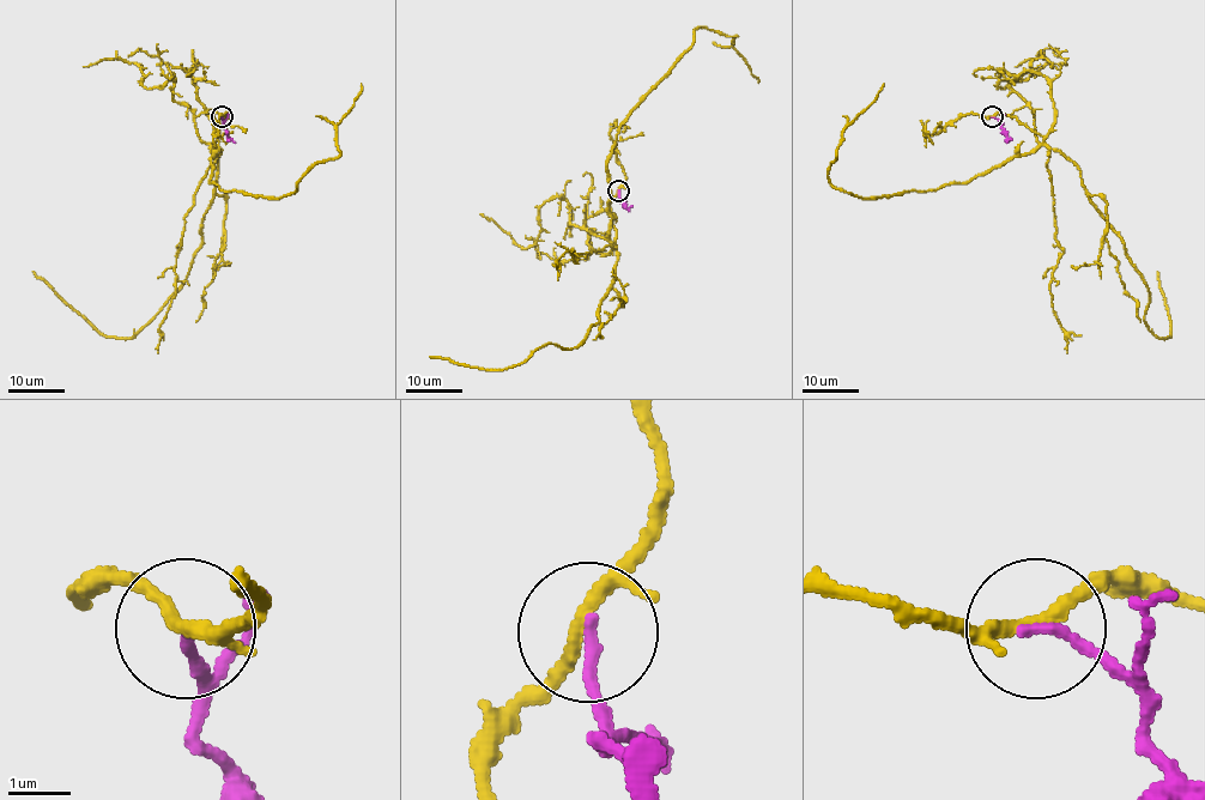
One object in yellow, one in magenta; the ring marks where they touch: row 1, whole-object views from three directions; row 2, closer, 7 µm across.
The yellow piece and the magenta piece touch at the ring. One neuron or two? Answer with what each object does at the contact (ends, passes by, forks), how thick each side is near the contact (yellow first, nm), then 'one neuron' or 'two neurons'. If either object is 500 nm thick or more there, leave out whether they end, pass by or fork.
yellow forks | magenta ends | 170/190 nm | two neurons

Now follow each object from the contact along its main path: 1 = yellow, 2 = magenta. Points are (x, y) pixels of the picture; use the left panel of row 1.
1: (222, 117), (212, 116), (210, 182), (282, 198), (315, 164), (339, 153), (335, 126), (361, 84)
2: (222, 117), (228, 138), (235, 143)

